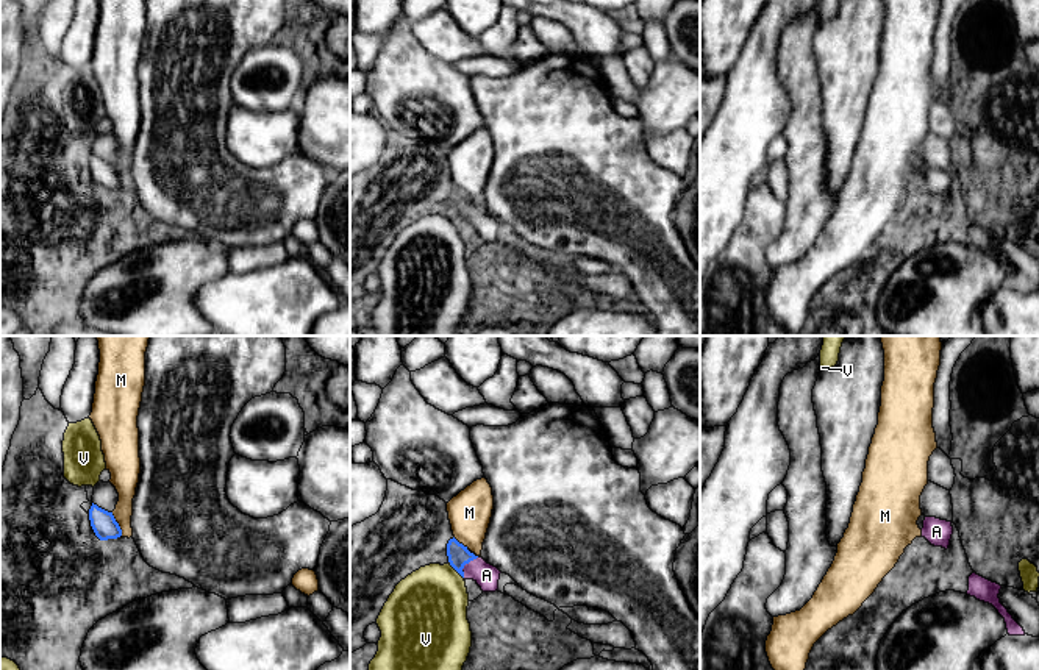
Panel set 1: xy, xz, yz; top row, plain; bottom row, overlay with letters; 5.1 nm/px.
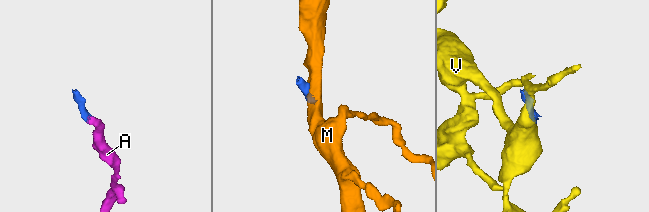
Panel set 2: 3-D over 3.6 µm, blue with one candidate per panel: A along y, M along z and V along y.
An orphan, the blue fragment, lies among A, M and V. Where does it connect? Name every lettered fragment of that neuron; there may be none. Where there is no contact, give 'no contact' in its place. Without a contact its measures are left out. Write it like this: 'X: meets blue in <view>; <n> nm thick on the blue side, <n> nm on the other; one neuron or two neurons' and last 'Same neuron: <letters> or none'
A: meets blue in xz; 110 nm thick on the blue side, 120 nm on the other; one neuron
M: meets blue in xy; 130 nm thick on the blue side, 140 nm on the other; two neurons
V: meets blue in xz; 110 nm thick on the blue side, 400 nm on the other; two neurons
Same neuron: A

